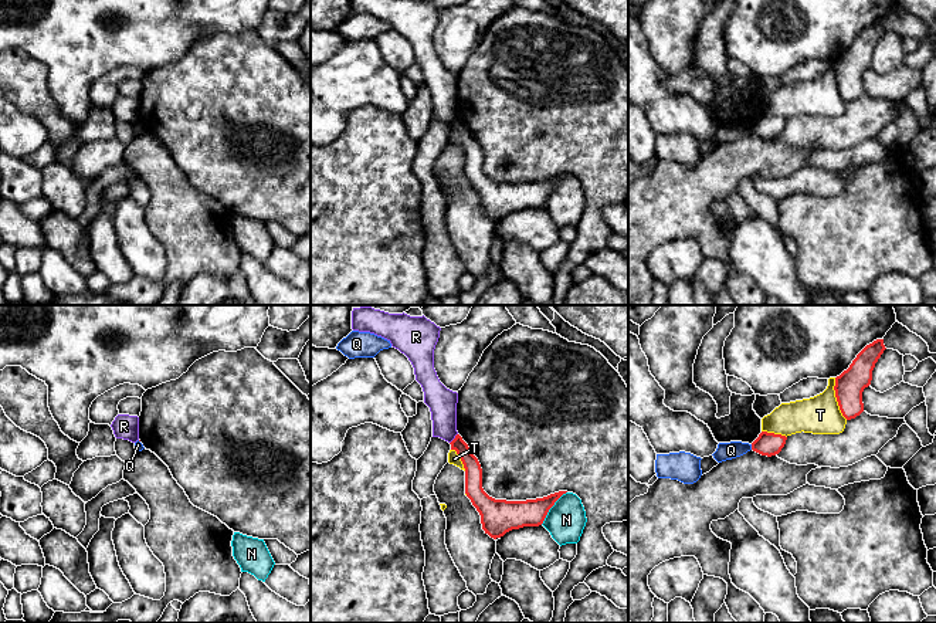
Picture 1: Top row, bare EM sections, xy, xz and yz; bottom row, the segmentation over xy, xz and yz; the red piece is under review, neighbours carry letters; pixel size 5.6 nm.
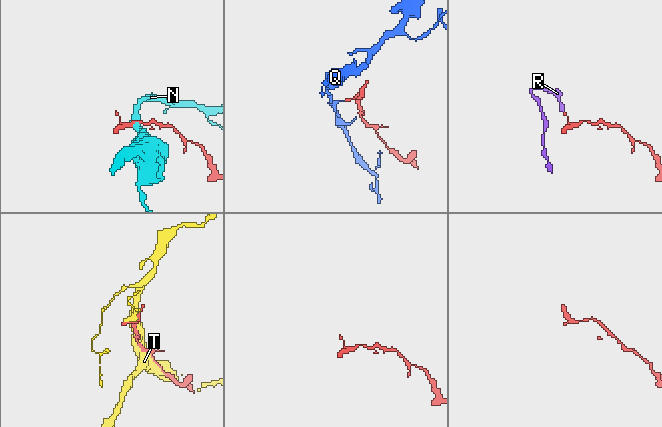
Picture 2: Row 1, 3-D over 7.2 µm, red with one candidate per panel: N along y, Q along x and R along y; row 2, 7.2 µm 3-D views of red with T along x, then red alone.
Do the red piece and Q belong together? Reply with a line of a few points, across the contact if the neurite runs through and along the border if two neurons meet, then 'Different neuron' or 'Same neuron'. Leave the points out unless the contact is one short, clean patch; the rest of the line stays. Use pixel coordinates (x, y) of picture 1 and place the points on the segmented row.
Line: yz (750, 444), (752, 449). Different neuron

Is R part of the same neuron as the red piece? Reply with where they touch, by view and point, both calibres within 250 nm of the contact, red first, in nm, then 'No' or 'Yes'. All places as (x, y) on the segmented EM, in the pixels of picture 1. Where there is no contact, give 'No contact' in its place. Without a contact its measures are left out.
Touches red at xz (454, 439). Thickness 100 nm (red) against 160 nm. No

